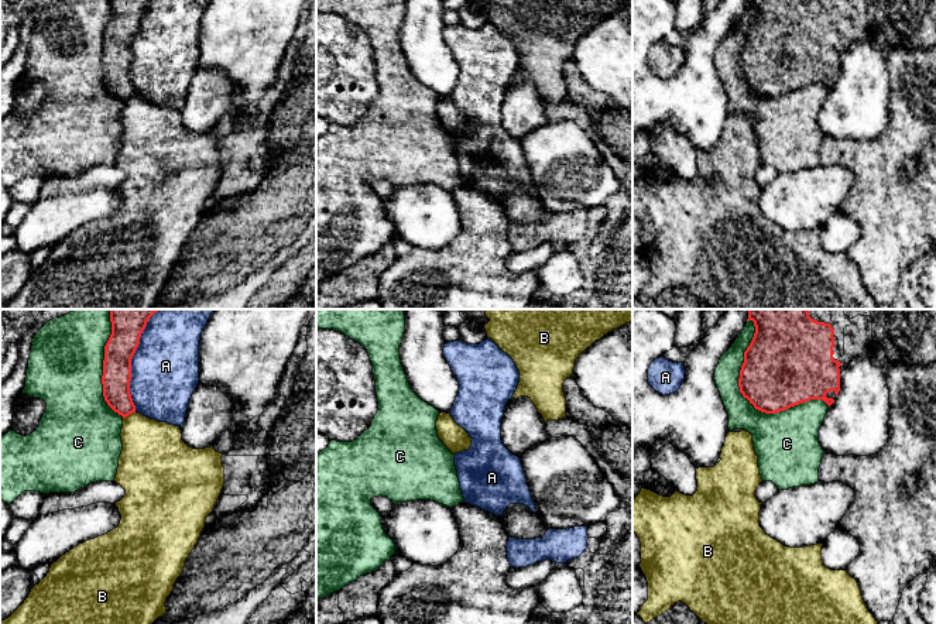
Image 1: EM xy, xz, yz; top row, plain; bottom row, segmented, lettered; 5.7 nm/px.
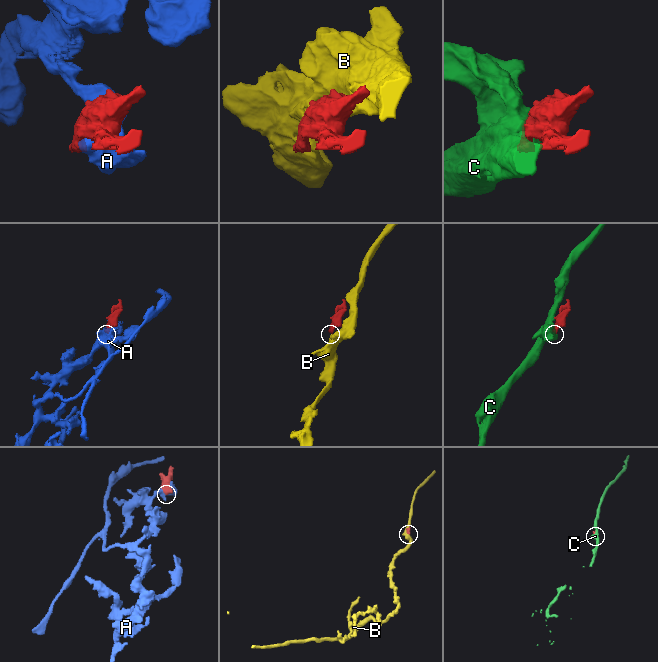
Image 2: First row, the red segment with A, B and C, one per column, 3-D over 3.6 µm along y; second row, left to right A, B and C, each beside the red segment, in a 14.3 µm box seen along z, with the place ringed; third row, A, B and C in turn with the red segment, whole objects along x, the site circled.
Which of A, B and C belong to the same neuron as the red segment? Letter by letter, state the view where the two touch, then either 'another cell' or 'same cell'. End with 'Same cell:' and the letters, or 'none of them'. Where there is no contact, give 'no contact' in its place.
A: contact in xy; another cell
B: contact in xy; another cell
C: contact in yz; another cell
Same cell: none of them

